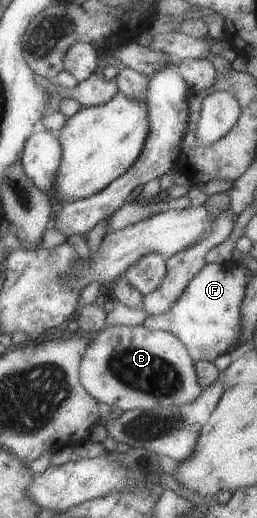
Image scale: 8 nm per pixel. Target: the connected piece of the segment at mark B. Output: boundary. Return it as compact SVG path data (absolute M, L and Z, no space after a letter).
M144 323L136 326L115 324L106 326L88 345L80 363L80 382L97 400L122 412L179 407L194 402L204 387L199 383L195 362L185 344L175 334L149 329Z

